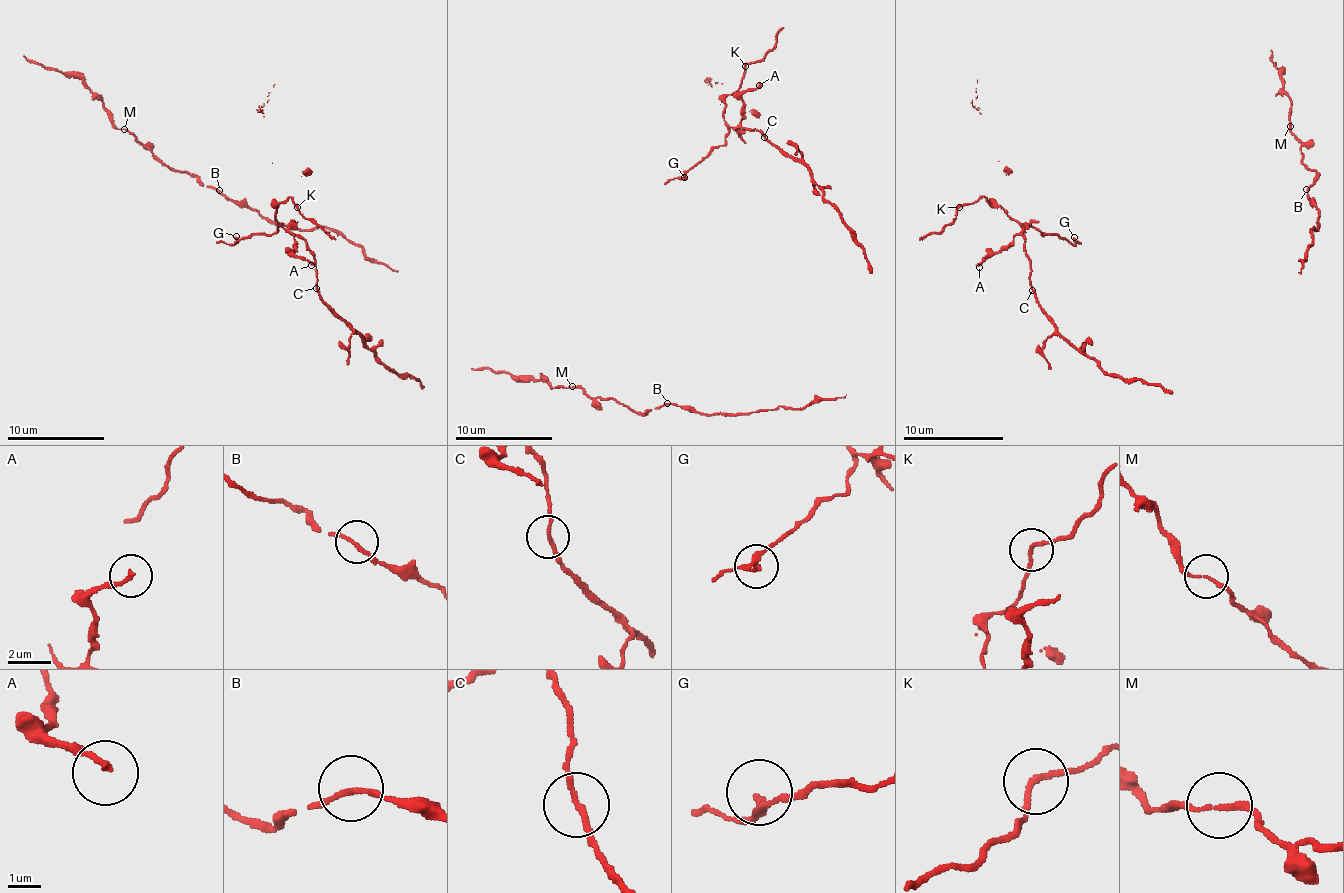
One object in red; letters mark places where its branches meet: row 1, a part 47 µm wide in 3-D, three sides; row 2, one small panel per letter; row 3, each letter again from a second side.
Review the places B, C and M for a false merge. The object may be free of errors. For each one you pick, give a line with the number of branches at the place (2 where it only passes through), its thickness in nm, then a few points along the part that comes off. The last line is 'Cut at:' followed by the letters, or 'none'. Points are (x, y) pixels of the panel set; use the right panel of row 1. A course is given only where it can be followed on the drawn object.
C: 2 branches meet; 150 nm thick; foreign part runs (1031, 289), (1029, 257), (1021, 227), (981, 197), (959, 207), (949, 224), (919, 239)
Cut at: C

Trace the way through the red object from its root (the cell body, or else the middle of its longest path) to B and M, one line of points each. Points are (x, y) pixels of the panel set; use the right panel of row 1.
B: (1299, 274), (1306, 249), (1311, 244), (1311, 229), (1316, 229), (1319, 219), (1319, 212), (1309, 199), (1306, 189)
M: (1299, 274), (1319, 219), (1306, 197), (1316, 172), (1301, 162), (1301, 142), (1289, 127)

